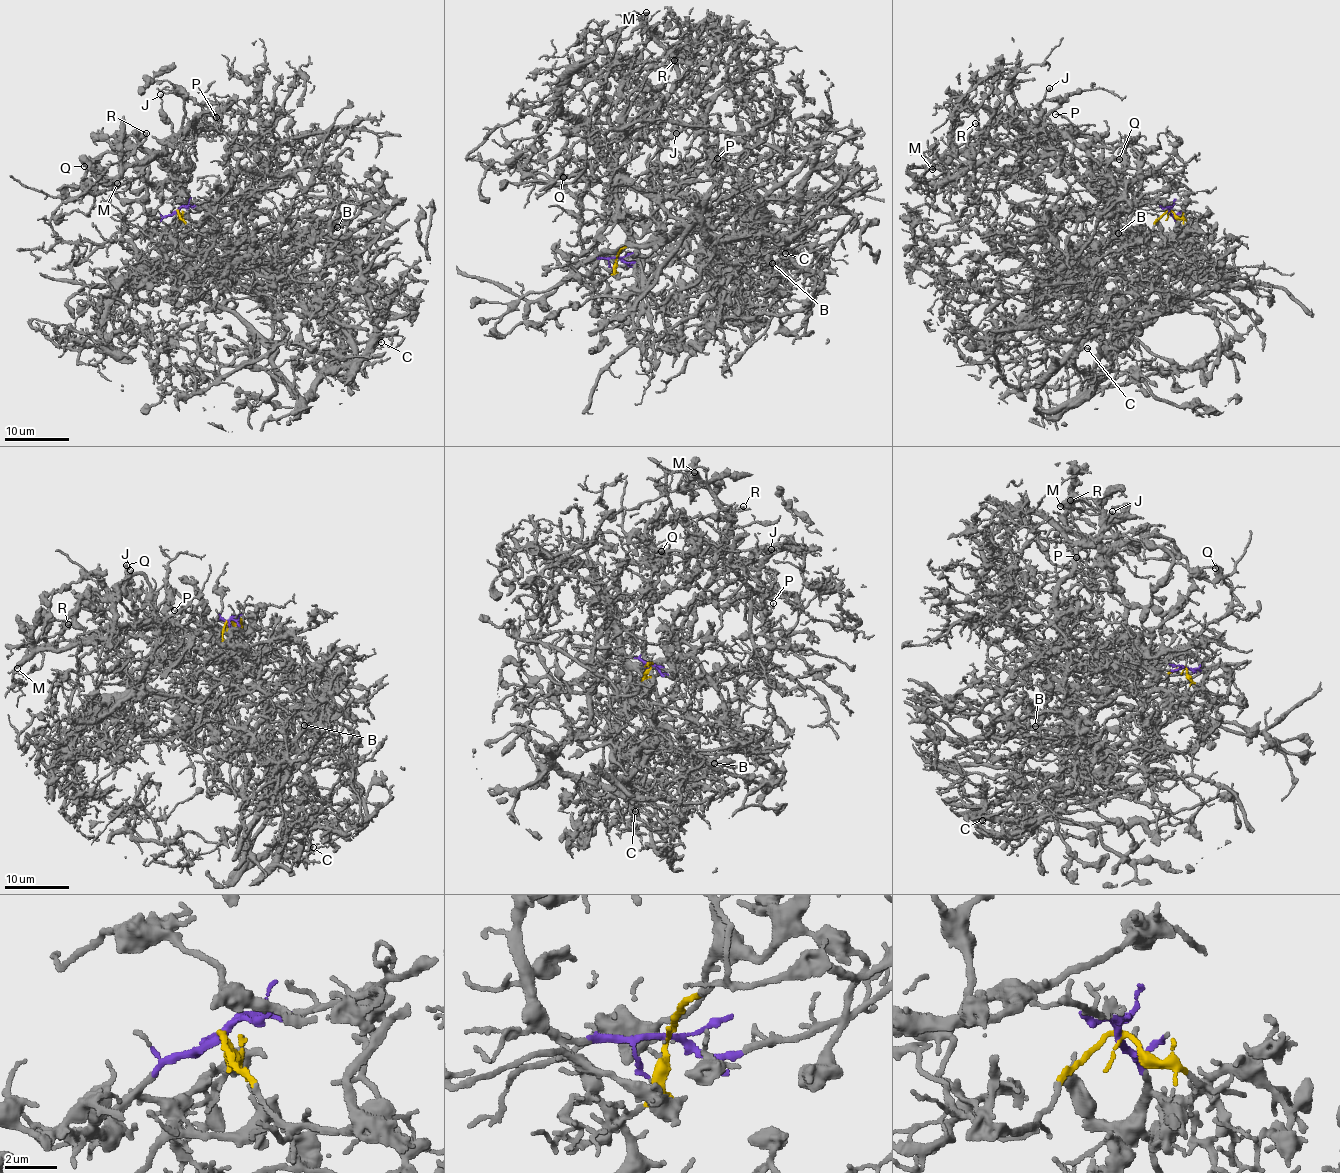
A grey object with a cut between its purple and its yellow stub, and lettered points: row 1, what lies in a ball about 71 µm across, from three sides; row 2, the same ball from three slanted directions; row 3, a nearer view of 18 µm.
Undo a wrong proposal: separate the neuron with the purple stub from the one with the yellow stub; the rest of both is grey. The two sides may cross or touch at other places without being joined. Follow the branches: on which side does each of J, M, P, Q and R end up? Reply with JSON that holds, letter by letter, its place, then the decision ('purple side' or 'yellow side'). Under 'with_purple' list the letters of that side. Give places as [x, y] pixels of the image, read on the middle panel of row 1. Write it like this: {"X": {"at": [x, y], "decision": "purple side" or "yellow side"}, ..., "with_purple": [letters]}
{"J": {"at": [676, 133], "decision": "yellow side"}, "M": {"at": [646, 12], "decision": "yellow side"}, "P": {"at": [717, 158], "decision": "purple side"}, "Q": {"at": [563, 177], "decision": "yellow side"}, "R": {"at": [674, 60], "decision": "yellow side"}, "with_purple": ["P"]}

